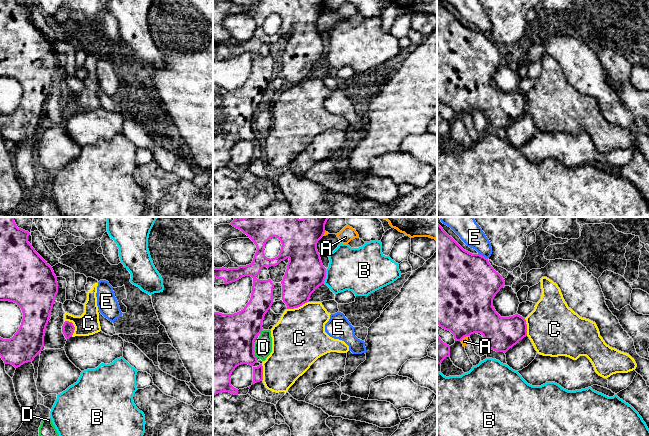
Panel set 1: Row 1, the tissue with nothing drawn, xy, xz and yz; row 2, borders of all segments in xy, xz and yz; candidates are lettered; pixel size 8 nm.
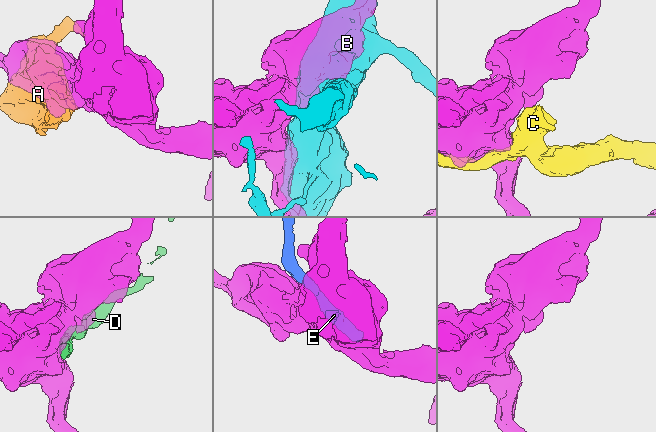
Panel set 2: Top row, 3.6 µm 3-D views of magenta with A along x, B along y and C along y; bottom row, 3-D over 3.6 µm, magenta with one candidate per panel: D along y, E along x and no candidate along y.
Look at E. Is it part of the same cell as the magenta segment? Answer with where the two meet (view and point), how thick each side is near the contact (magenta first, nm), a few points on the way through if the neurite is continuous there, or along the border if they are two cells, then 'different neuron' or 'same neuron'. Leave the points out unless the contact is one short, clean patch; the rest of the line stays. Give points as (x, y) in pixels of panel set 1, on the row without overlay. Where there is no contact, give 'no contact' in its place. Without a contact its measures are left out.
meets magenta in yz at (483, 32); 480 nm thick on the magenta side, 180 nm on the other; border along yz (478, 29), (487, 35); different neuron

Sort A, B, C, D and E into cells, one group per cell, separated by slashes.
A / B / C / D / E

